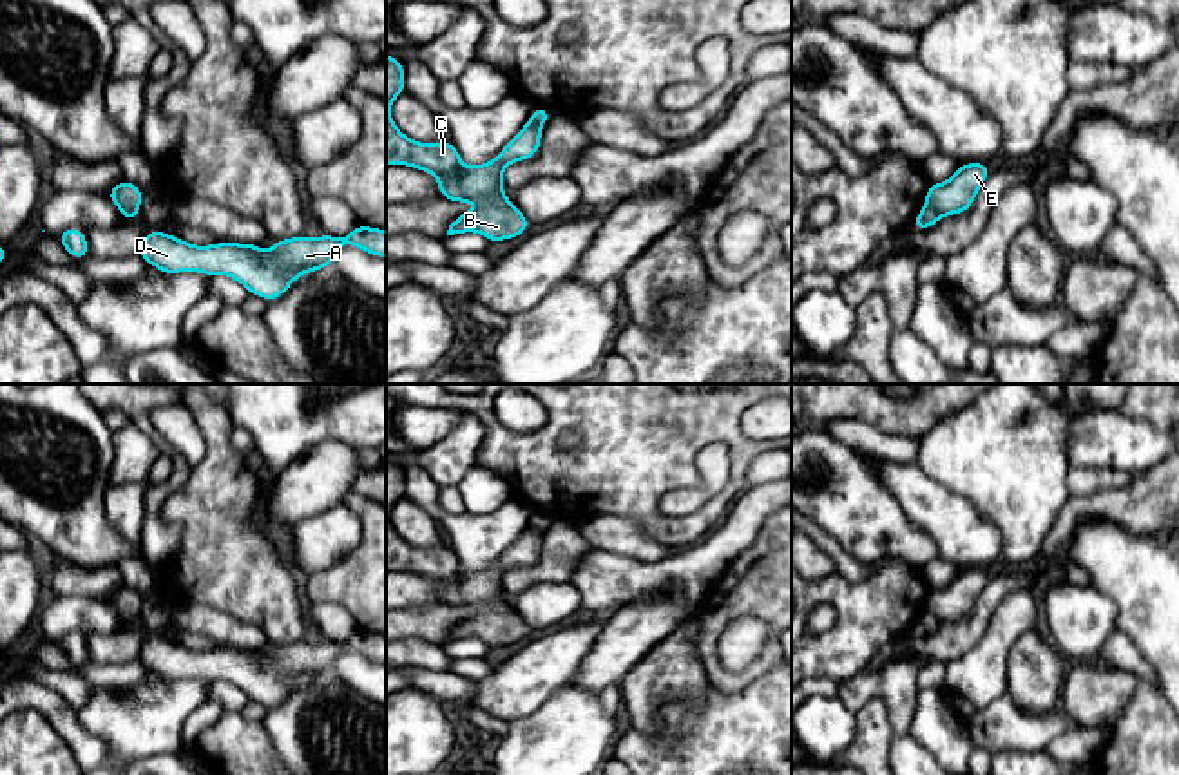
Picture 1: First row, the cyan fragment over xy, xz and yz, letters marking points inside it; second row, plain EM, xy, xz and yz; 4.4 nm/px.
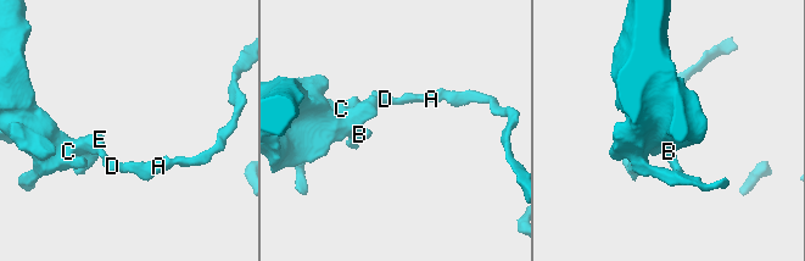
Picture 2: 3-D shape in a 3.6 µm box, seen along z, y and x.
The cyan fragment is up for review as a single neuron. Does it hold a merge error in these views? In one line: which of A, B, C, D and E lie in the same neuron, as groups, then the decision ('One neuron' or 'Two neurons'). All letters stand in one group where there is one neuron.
Groups: A D / B C E. Two neurons

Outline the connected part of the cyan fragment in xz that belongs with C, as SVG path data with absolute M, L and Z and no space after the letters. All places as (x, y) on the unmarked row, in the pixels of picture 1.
M386 458L386 572L407 570L436 581L444 605L487 608L460 619L449 630L447 641L478 637L489 648L522 641L531 627L505 603L502 579L507 570L538 560L543 529L529 525L496 563L465 574L451 547L418 549L398 536L389 521L389 512L404 493L404 469Z

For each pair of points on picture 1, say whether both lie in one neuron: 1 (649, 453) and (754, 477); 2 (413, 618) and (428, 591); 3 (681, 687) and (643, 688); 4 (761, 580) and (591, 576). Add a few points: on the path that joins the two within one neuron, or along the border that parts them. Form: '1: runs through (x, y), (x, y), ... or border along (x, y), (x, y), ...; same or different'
1: border along (772, 449), (752, 460), (745, 487); different
2: border along (439, 602), (428, 607), (404, 609); different
3: runs through (672, 687), (652, 687); same
4: border along (747, 547), (732, 560), (694, 614); different

